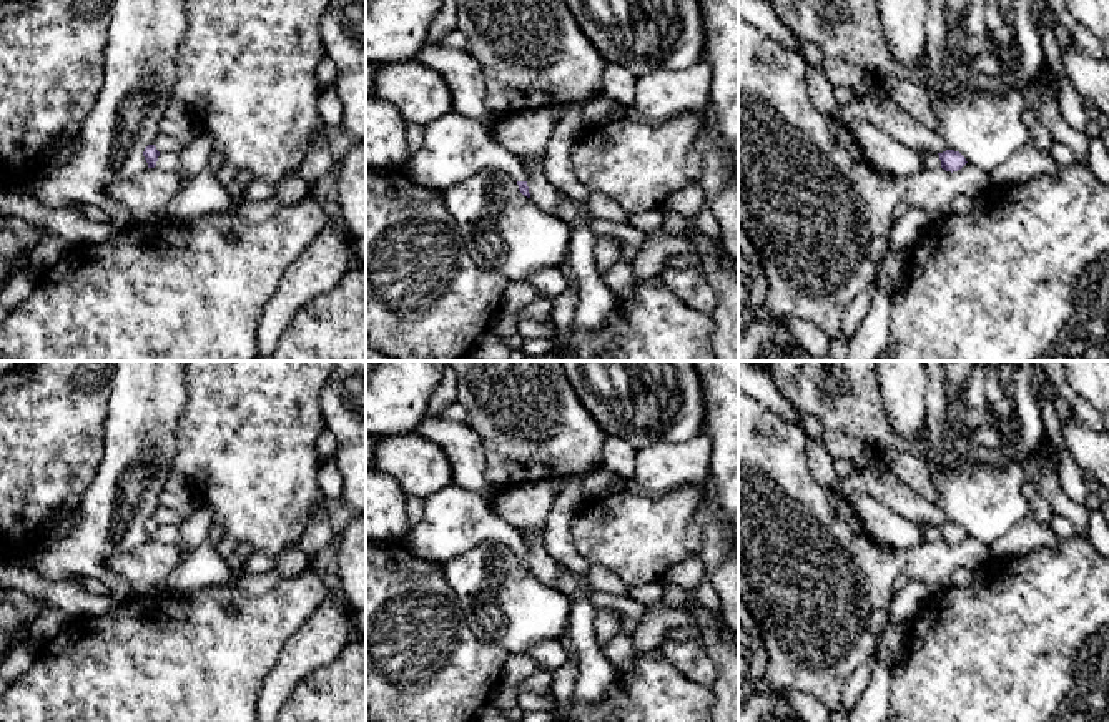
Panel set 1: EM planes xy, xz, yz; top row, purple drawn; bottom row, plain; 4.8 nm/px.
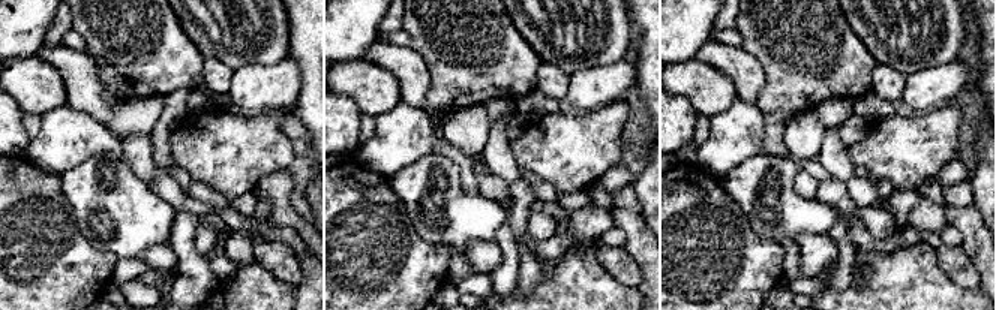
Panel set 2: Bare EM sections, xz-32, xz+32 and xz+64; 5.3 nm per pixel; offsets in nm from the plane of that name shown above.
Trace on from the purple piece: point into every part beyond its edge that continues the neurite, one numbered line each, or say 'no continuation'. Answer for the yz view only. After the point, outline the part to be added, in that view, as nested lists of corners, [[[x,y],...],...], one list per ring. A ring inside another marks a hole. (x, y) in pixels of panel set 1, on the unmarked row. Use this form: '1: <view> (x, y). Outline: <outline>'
no continuation

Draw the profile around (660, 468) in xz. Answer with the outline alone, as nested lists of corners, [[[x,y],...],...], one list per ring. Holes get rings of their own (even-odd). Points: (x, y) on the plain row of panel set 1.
[[[705,433],[687,441],[648,444],[637,451],[633,481],[667,494],[687,486],[705,487],[710,477],[713,444]]]

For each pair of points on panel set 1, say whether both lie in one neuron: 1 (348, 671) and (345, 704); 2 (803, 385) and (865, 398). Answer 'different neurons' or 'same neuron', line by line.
1: same neuron
2: same neuron

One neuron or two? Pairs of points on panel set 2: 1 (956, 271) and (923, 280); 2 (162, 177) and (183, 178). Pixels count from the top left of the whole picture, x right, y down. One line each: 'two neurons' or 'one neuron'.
1: two neurons
2: two neurons

